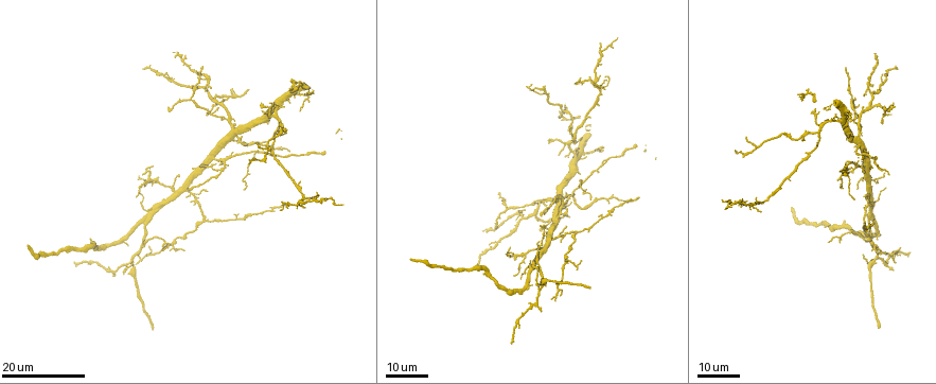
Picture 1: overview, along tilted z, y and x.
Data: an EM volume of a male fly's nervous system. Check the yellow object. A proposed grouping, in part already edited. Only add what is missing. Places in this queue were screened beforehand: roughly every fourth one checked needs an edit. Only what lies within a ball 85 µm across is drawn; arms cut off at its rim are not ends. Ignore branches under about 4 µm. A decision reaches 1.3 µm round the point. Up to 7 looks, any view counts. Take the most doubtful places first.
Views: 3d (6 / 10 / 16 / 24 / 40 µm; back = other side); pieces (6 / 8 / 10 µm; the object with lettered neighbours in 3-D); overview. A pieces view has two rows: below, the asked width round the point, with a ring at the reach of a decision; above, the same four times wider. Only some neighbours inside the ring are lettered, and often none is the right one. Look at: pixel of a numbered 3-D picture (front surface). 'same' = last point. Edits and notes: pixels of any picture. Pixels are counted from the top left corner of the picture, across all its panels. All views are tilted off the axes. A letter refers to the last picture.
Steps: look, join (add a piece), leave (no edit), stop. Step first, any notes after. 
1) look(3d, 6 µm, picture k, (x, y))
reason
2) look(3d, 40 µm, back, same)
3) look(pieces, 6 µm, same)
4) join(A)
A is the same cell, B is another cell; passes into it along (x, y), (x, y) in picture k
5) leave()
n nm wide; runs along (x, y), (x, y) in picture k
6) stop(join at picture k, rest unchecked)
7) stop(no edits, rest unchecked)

look(3d, 16 µm, picture 1, (893, 107))
branch stops here

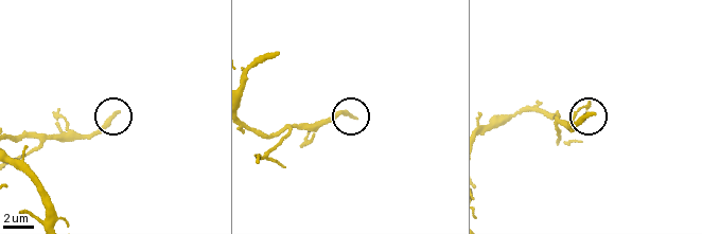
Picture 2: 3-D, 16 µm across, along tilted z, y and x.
look(pieces, 6 µm, picture 2, (593, 113))

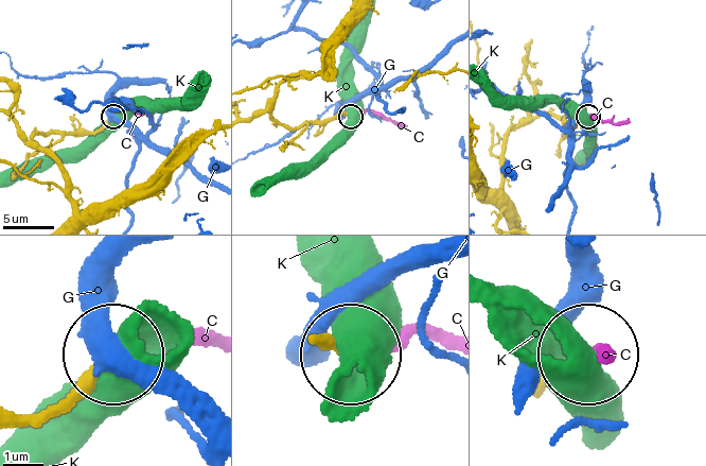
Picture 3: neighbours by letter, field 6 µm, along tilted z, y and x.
join(C)
C is the same cell, G and K are other cells; it goes on there

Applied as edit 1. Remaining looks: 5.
look(overview)

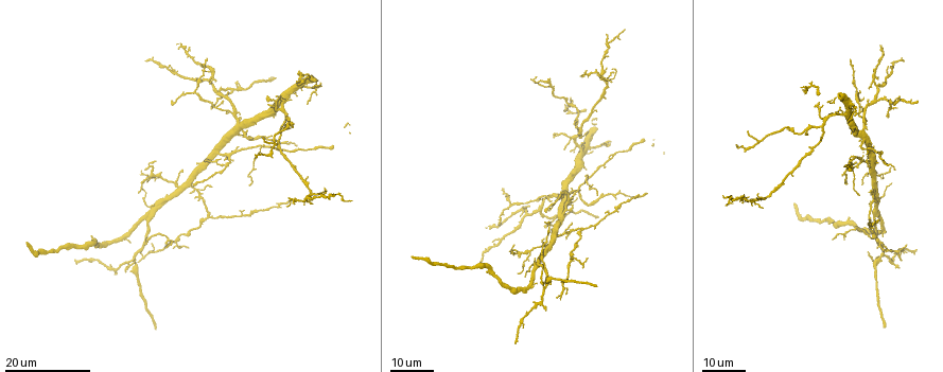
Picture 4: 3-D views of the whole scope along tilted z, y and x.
look(3d, 16 µm, picture 4, (885, 328))
branch stops here

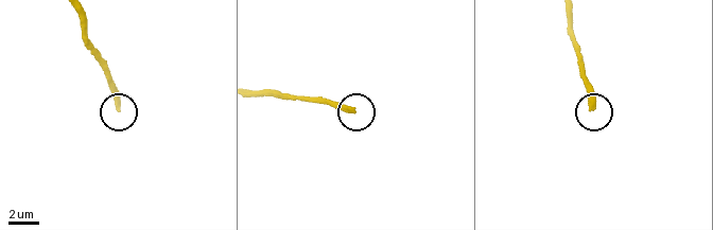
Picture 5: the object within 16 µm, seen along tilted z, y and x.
look(pieces, 10 µm, picture 5, (590, 108))

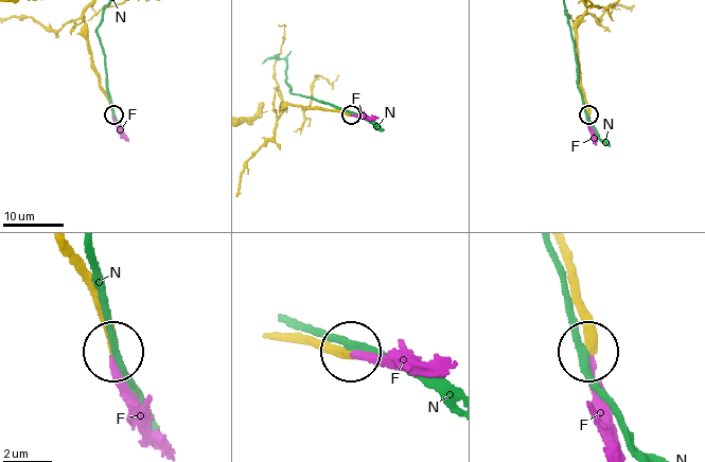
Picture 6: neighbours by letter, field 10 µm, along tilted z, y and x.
join(F)
F is the same cell, N is another cell; passes into it along (585, 98), (595, 145) in picture 6; the neuron continues

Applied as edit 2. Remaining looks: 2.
look(3d, 16 µm, picture 4, (867, 159))
branch stops here

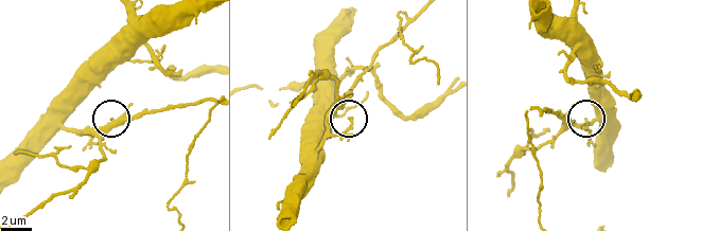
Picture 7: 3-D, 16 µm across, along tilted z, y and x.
look(pieces, 8 µm, picture 7, (586, 118))

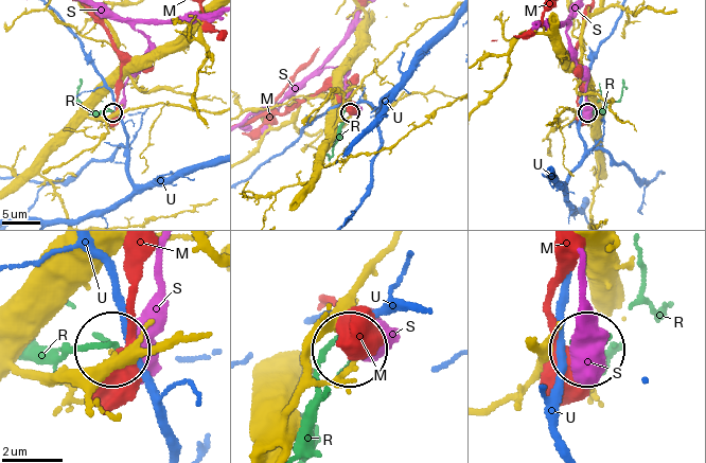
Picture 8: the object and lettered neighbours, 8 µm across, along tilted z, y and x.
leave()
M, R, S and U are other cells; none of them fits

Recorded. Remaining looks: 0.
stop(join at picture 3, join at picture 6, rest unchecked)

